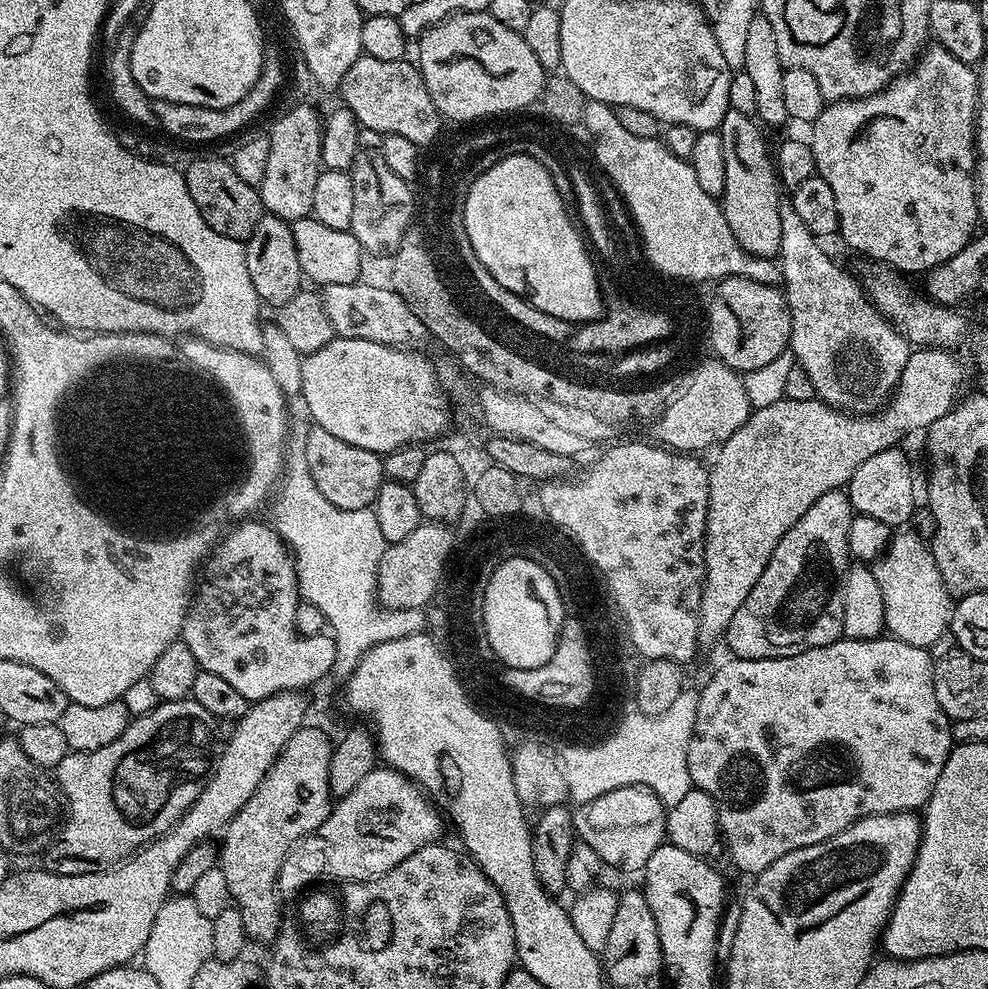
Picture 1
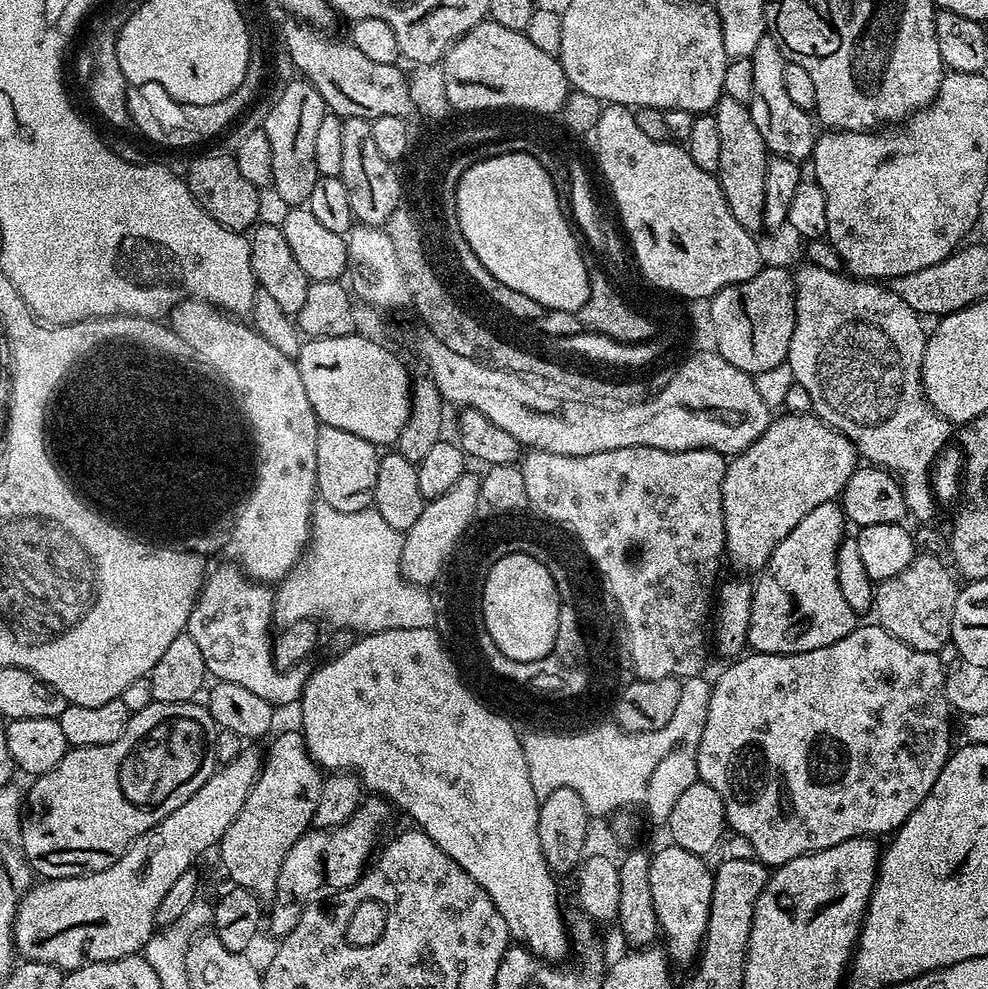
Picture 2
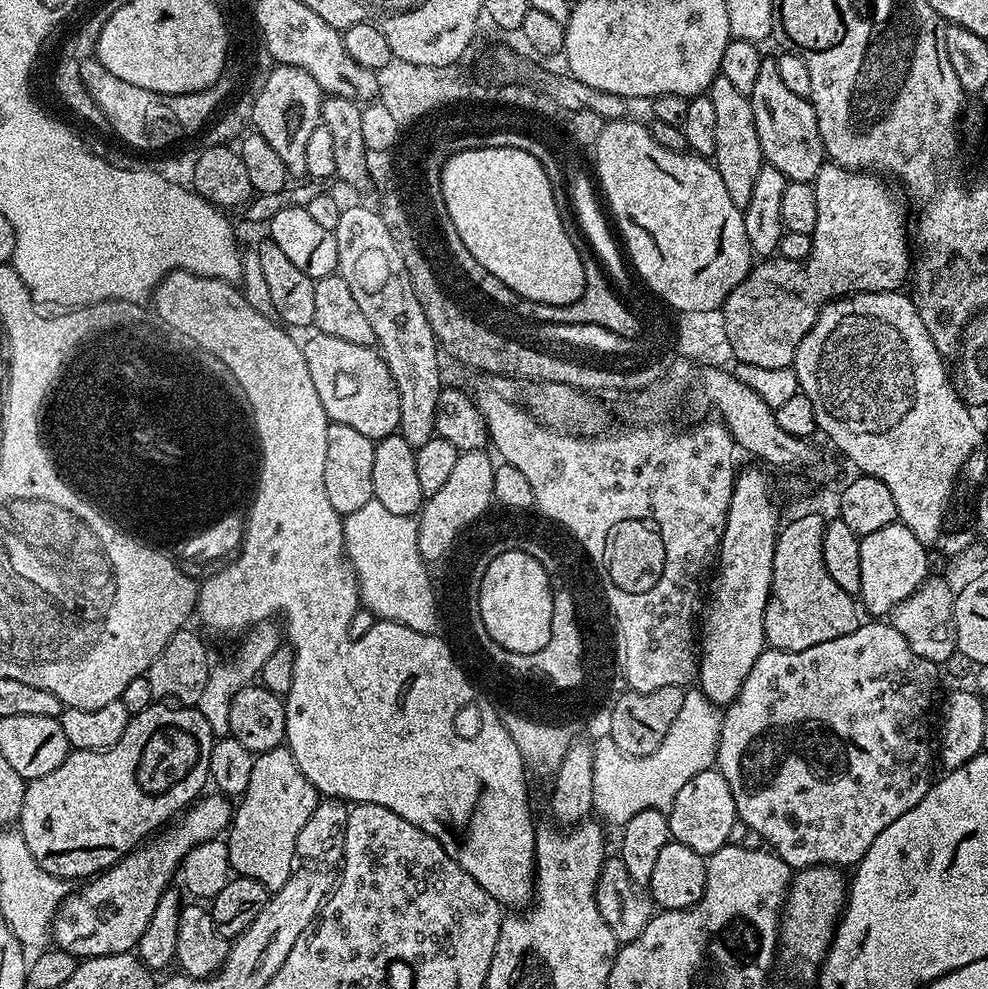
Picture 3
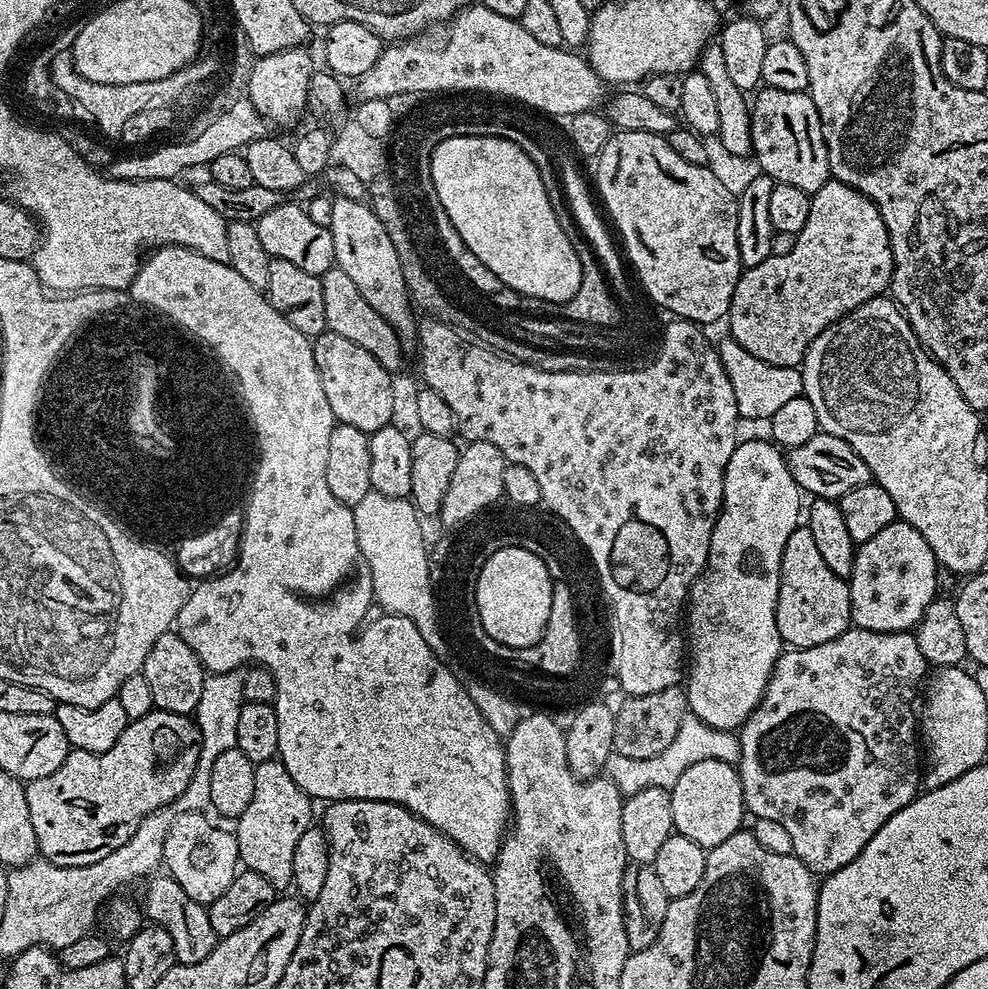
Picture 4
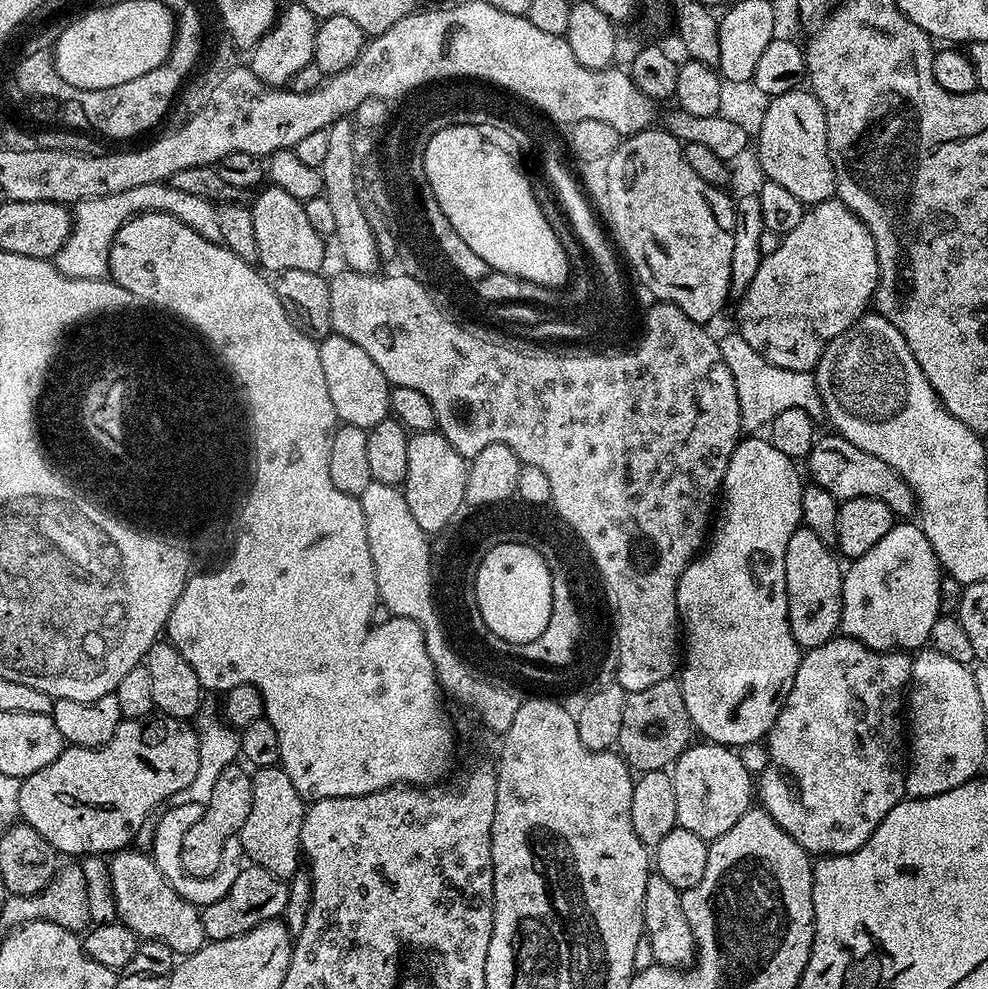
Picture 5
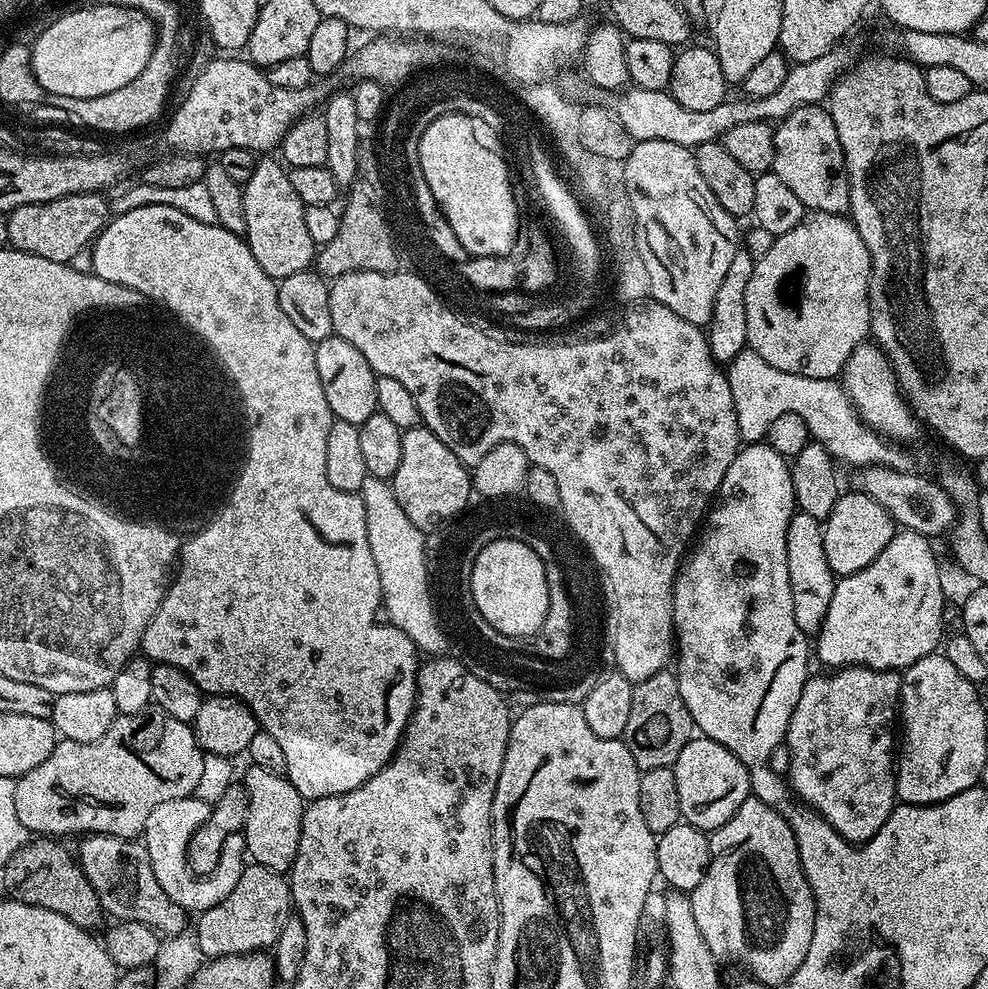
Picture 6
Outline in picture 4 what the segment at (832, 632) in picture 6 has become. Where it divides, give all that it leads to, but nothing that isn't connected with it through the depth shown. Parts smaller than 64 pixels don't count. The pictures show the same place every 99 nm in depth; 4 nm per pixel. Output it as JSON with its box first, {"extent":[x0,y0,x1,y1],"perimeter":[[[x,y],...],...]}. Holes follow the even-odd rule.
{"extent":[847,518,937,632],"perimeter":[[[899,518],[856,549],[852,575],[847,577],[852,603],[852,624],[875,632],[906,632],[915,629],[926,606],[937,599],[934,550],[904,520]]]}

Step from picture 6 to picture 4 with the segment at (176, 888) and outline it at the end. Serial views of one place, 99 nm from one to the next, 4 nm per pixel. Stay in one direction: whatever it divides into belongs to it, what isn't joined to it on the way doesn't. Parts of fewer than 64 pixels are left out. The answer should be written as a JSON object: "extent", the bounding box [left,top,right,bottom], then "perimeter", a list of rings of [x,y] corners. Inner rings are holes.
{"extent":[163,812,240,906],"perimeter":[[[203,812],[178,817],[166,835],[163,859],[168,866],[167,875],[174,877],[178,886],[182,886],[182,890],[186,890],[194,902],[205,906],[222,898],[226,886],[234,882],[240,864],[235,831],[215,828],[207,818]]]}

